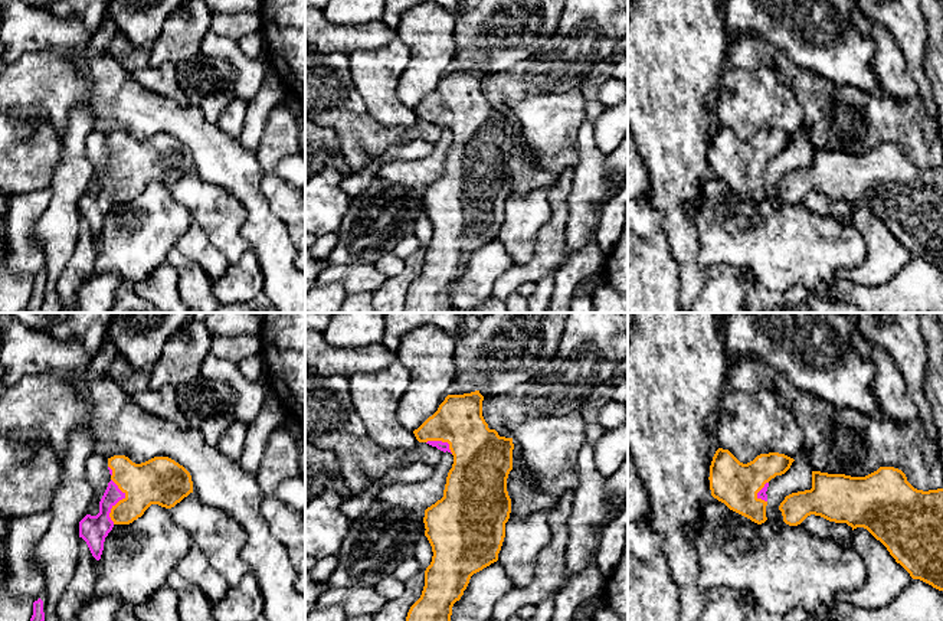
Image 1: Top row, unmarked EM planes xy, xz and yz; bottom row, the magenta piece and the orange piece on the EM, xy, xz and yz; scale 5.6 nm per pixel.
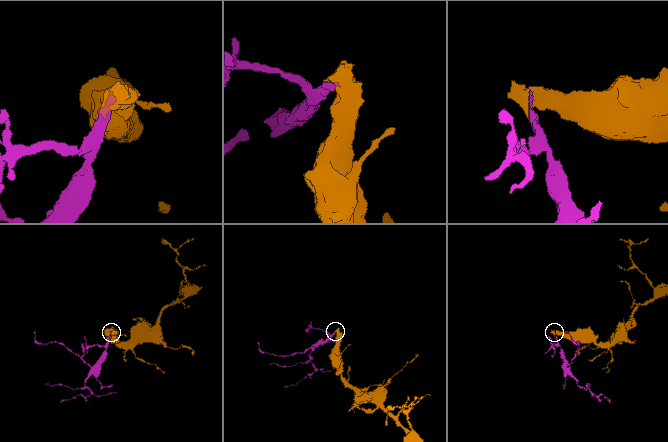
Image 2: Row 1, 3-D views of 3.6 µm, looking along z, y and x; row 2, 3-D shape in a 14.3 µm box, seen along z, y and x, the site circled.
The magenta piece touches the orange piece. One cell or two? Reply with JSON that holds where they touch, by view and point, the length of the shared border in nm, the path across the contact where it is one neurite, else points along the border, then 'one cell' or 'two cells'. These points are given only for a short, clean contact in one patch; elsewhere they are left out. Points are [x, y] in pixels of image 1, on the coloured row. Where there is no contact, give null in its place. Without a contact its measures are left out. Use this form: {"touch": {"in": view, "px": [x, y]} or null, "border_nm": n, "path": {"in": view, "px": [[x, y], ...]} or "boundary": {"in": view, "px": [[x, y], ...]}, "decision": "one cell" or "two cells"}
{"touch": {"in": "xy", "px": [118, 500]}, "border_nm": 260, "decision": "one cell"}

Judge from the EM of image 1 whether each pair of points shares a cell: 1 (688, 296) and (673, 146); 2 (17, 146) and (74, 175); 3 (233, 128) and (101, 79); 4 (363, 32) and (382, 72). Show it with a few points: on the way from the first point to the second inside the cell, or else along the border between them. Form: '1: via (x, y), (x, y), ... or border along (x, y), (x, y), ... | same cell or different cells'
1: via (687, 258), (678, 209), (675, 206), (675, 183) | same cell
2: border along (56, 137), (61, 146), (61, 159), (48, 186) | different cells
3: border along (216, 123), (226, 133), (238, 139) | different cells
4: border along (396, 35), (377, 48), (356, 48), (349, 54) | different cells

